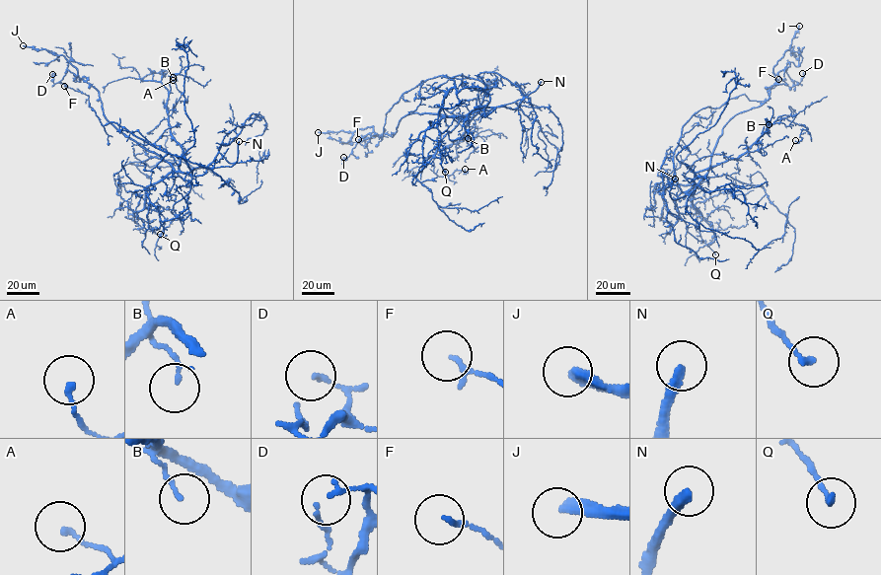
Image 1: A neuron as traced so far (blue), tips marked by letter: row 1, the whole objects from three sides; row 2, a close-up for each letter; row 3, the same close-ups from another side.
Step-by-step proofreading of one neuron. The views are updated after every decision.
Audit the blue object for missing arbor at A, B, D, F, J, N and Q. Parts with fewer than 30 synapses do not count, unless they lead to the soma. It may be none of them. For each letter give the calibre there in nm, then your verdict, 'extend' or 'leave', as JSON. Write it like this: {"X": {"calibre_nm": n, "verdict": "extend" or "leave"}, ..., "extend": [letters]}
{"A": {"calibre_nm": 130, "verdict": "leave"}, "B": {"calibre_nm": 110, "verdict": "leave"}, "D": {"calibre_nm": 140, "verdict": "leave"}, "F": {"calibre_nm": 130, "verdict": "leave"}, "J": {"calibre_nm": 300, "verdict": "extend"}, "N": {"calibre_nm": 280, "verdict": "extend"}, "Q": {"calibre_nm": 190, "verdict": "leave"}, "extend": ["J", "N"]}

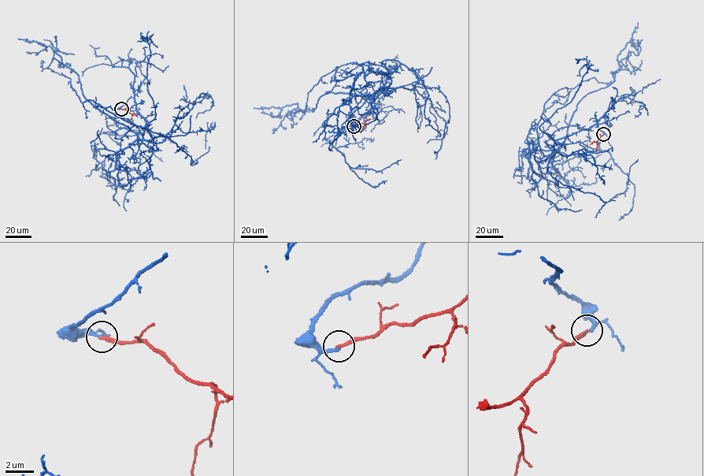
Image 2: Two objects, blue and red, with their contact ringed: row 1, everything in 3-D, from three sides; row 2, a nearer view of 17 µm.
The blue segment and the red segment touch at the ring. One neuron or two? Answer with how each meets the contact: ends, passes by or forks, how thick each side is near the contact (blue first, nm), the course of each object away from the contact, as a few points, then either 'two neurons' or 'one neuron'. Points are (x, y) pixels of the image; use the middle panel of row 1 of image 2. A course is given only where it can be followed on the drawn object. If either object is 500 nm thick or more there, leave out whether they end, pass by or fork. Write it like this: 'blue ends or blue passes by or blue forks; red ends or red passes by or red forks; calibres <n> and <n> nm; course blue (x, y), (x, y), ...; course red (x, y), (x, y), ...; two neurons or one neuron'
blue ends; red ends; calibres 200 and 240 nm; course blue (353, 126), (390, 83), (383, 66), (336, 68), (309, 92), (305, 113), (285, 113); course red (353, 126), (364, 123), (362, 129); one neuron

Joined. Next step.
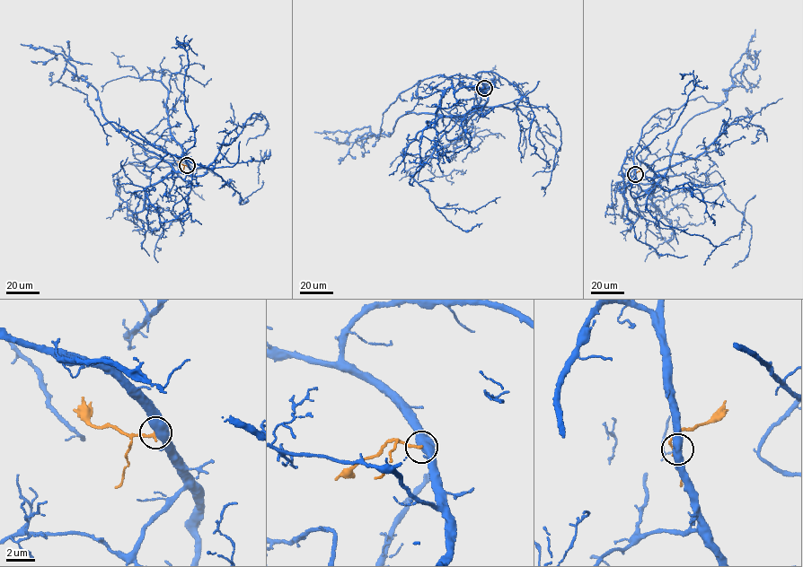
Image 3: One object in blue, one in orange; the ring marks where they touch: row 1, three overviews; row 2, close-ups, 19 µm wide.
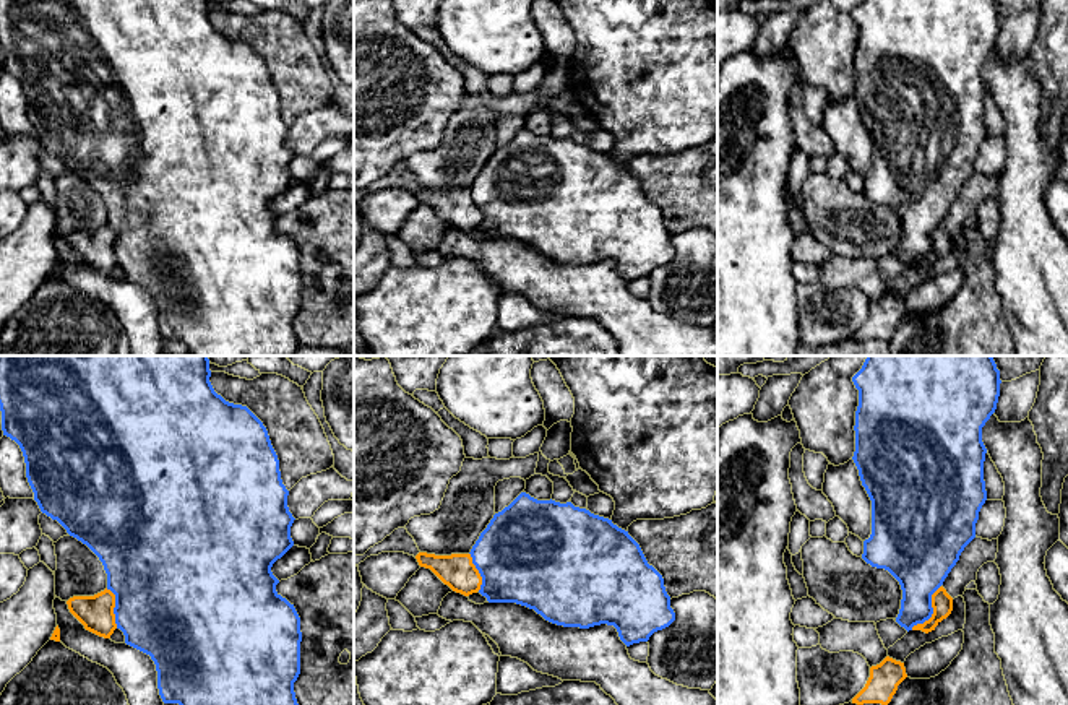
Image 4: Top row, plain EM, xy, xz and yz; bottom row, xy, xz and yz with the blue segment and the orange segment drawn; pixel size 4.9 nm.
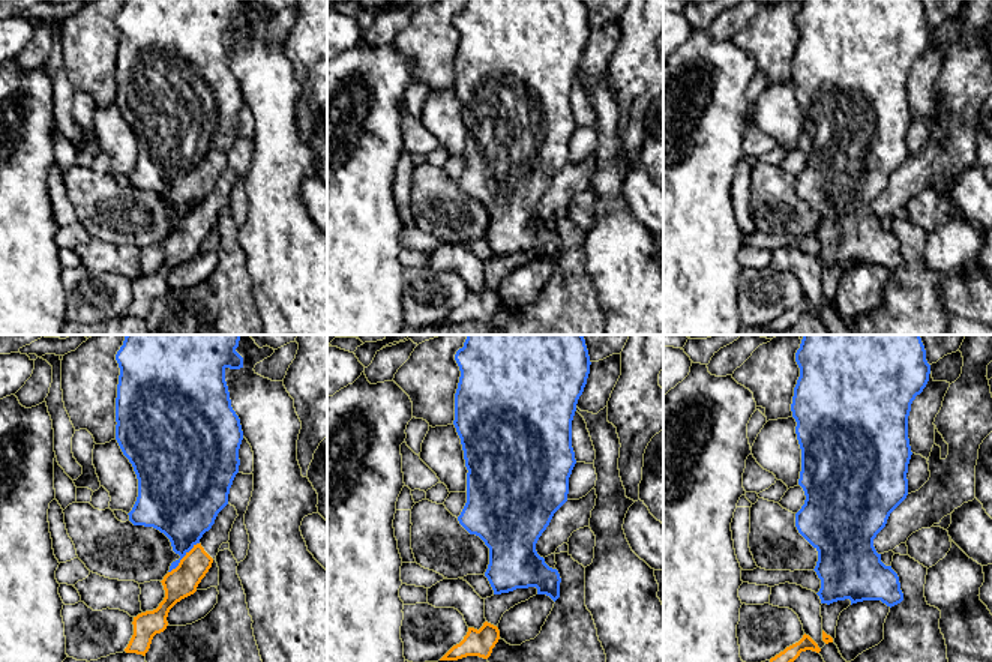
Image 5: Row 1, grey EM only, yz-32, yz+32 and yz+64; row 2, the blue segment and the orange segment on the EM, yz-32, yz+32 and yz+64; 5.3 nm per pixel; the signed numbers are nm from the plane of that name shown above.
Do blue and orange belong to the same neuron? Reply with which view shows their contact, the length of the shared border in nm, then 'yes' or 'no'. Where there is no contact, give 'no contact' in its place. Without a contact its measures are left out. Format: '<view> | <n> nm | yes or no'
yz | 260 nm | no

